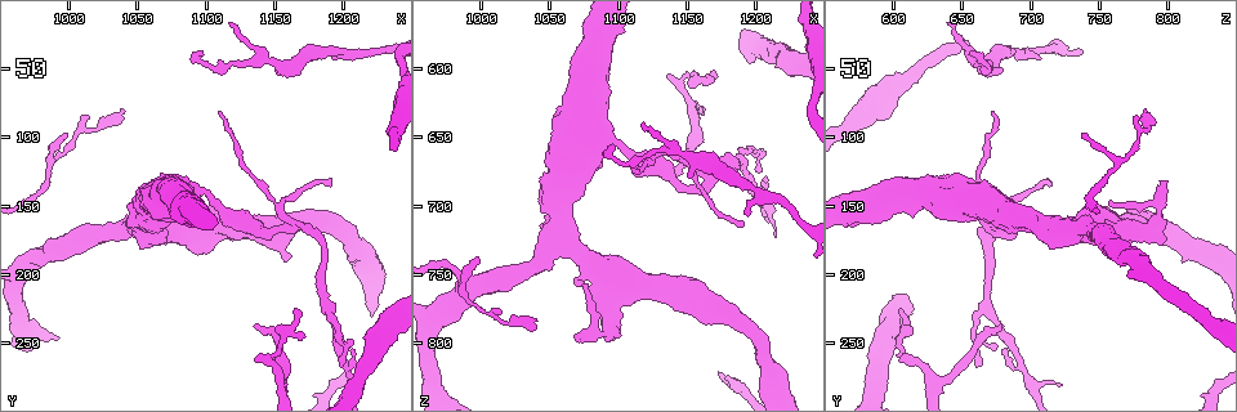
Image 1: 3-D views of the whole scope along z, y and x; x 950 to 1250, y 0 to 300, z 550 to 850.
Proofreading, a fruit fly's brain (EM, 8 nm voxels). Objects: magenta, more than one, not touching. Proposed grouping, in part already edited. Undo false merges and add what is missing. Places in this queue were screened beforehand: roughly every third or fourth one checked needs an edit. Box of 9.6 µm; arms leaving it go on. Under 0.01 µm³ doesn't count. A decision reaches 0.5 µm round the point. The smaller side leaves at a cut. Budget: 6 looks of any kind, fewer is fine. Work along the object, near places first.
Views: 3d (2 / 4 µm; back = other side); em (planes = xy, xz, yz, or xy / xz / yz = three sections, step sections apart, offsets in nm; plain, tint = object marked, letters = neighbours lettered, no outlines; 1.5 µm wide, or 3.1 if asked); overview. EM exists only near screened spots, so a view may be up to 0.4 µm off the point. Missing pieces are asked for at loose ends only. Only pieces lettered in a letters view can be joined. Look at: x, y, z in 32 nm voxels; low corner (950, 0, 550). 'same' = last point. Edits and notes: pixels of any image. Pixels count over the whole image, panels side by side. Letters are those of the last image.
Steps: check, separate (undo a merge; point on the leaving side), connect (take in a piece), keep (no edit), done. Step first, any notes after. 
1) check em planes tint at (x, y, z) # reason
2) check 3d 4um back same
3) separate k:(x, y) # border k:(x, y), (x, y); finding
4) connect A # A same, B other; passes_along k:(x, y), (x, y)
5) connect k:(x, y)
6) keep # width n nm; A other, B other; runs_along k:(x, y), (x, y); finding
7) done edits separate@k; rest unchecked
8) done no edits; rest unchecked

check 3d 2um at (998, 96, 738) # thin end

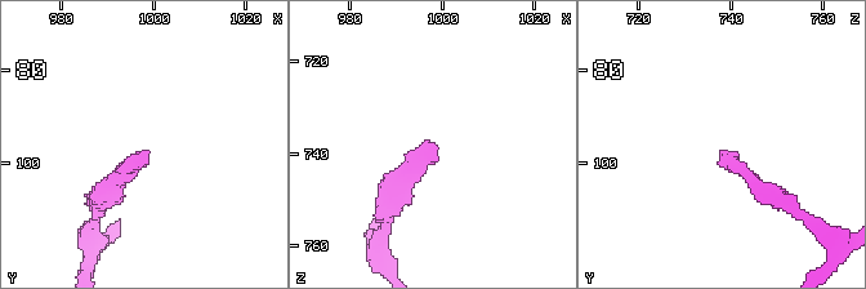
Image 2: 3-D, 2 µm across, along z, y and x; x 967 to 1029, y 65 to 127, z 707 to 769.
check em planes letters at (999, 96, 738) # shape alone is not enough

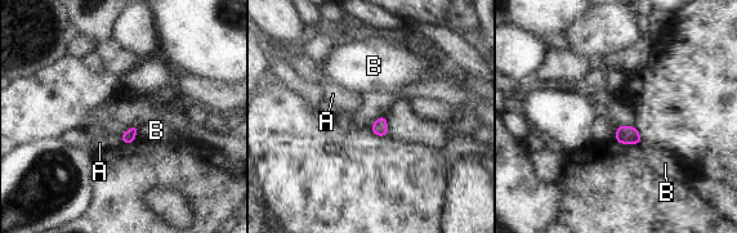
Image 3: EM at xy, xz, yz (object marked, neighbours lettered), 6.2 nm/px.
keep # longest_contact B 60 nm; A other, B other; border 3:(385, 117), (388, 125); none of them fits

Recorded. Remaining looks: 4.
check 3d 2um at (1172, 244, 606) # an open end

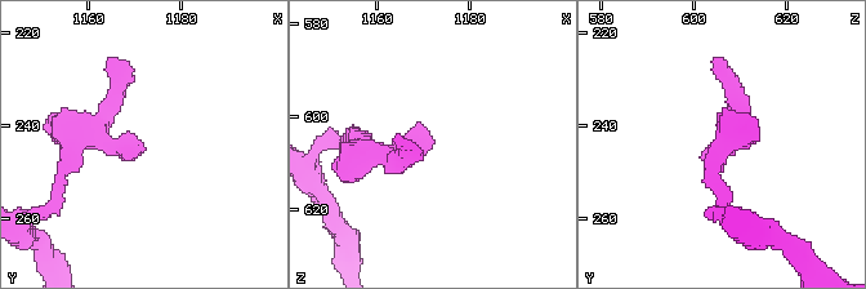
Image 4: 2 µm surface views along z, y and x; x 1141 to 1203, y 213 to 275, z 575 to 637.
check em planes letters at (1171, 244, 604)

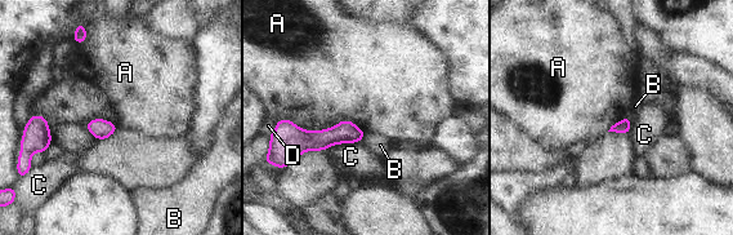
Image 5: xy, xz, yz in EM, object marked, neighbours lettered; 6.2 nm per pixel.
keep # longest_contact A 550 nm; A other, B other, C other, D other; no lettered piece goes on from it

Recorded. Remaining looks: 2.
done no edits; rest unchecked

